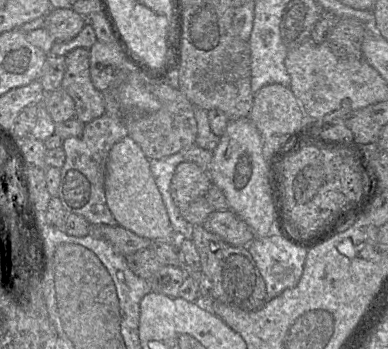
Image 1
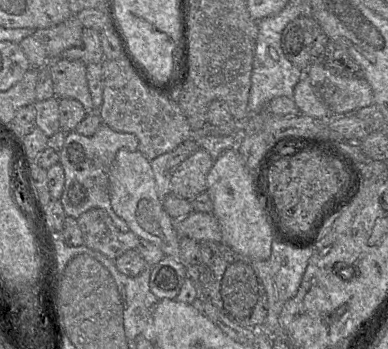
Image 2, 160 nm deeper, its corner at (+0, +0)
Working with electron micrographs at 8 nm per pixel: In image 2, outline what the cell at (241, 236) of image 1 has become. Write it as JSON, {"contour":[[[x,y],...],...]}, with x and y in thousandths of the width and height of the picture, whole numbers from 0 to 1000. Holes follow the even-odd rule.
{"contour":[[[497,605],[464,628],[448,628],[448,653],[461,676],[482,676],[508,693],[572,693],[564,636],[546,610]]]}

